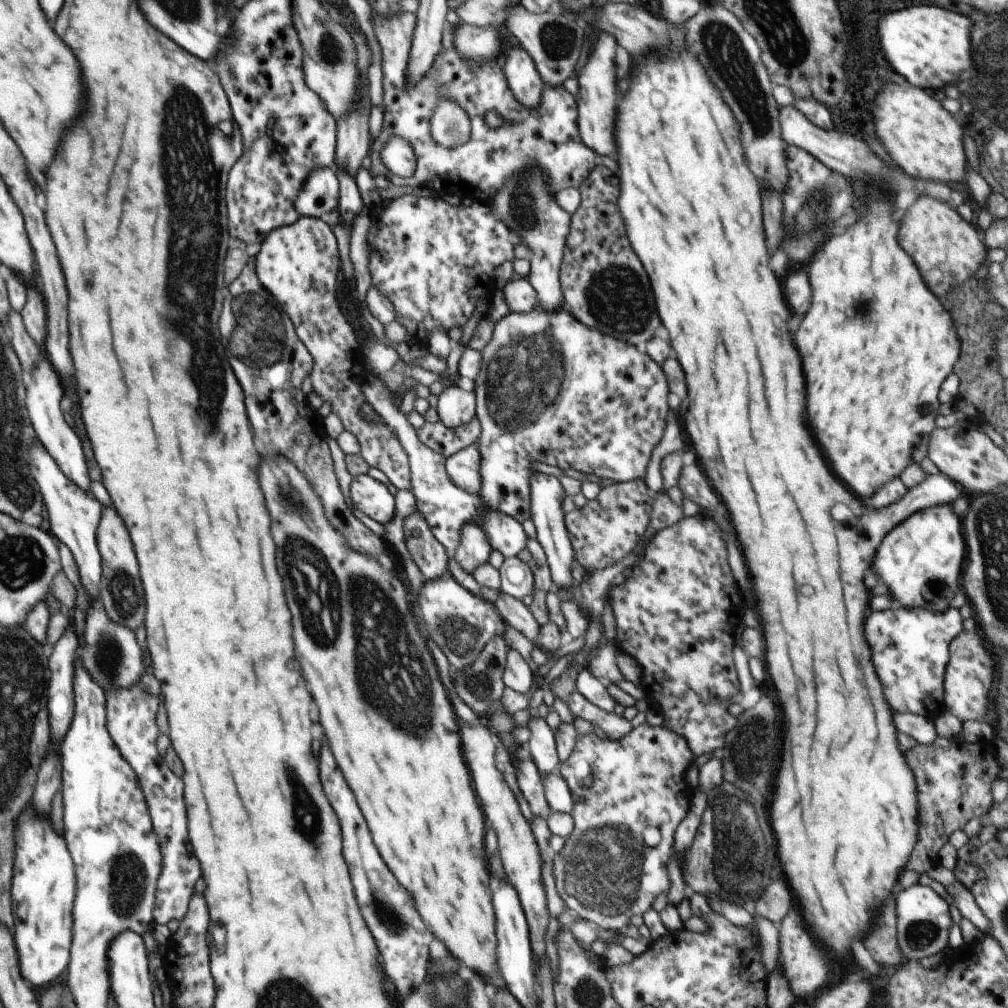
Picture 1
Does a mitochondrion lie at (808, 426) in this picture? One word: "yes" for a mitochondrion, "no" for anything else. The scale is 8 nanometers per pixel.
no

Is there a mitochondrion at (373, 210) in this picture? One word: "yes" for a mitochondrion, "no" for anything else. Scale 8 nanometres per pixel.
no

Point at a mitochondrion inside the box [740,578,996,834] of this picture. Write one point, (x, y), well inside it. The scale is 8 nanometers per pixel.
(966, 654)

